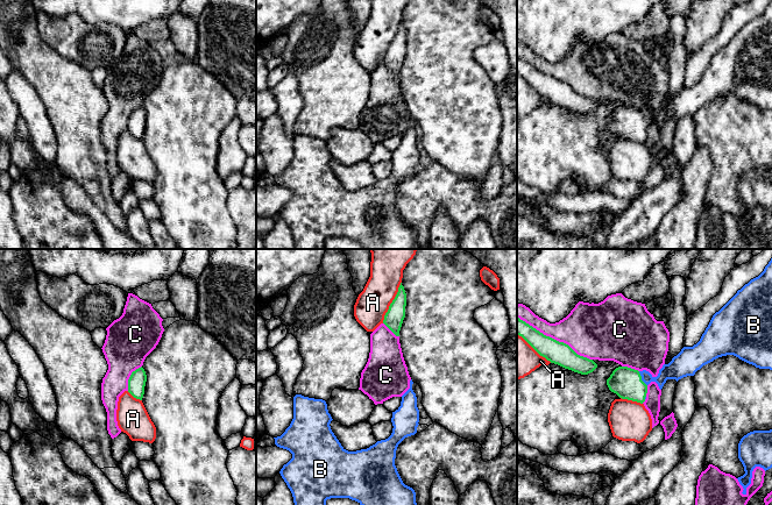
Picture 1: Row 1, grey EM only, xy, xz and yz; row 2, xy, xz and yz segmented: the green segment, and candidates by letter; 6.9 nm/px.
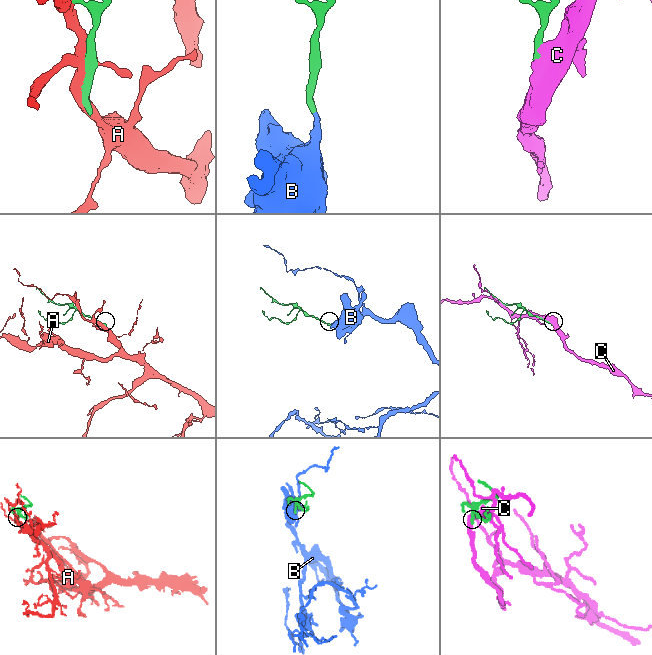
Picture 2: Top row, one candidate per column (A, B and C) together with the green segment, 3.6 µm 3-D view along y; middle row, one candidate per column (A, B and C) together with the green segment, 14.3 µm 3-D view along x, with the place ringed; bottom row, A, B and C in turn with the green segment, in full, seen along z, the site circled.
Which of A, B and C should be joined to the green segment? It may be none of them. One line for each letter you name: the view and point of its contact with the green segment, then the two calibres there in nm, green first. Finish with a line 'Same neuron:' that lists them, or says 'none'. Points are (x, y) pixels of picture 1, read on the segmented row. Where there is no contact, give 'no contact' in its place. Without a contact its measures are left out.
B: meets green in yz at (641, 378); 220 nm thick on the green side, 140 nm on the other
Same neuron: B

